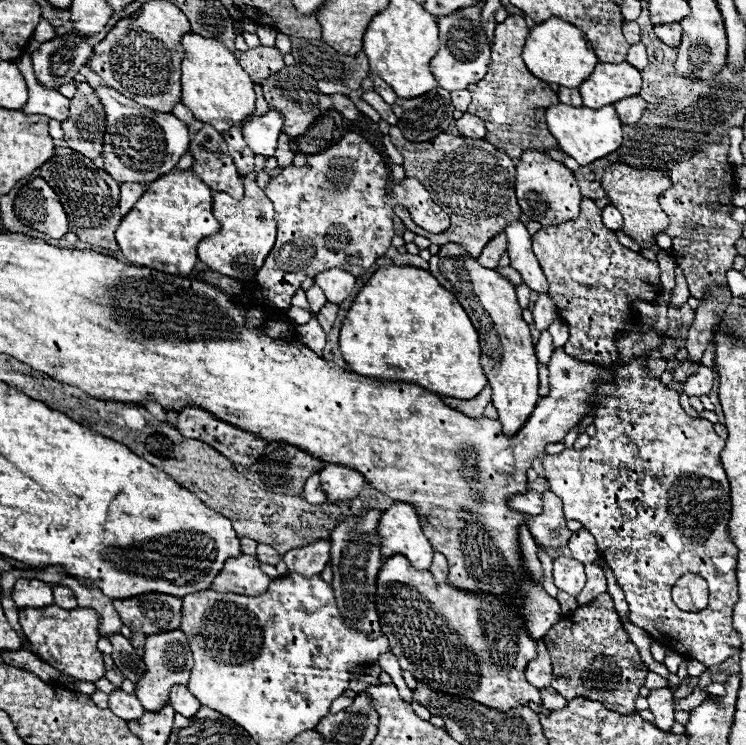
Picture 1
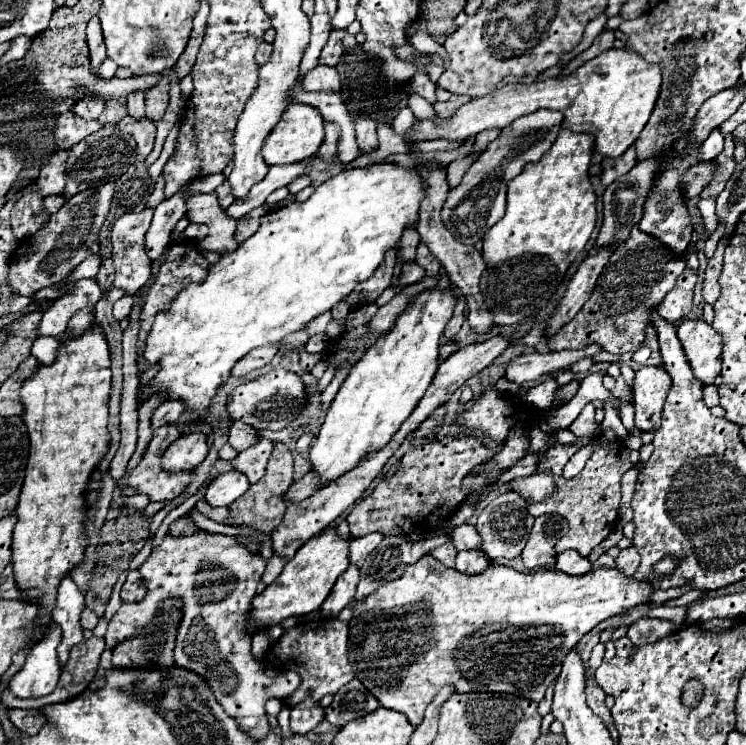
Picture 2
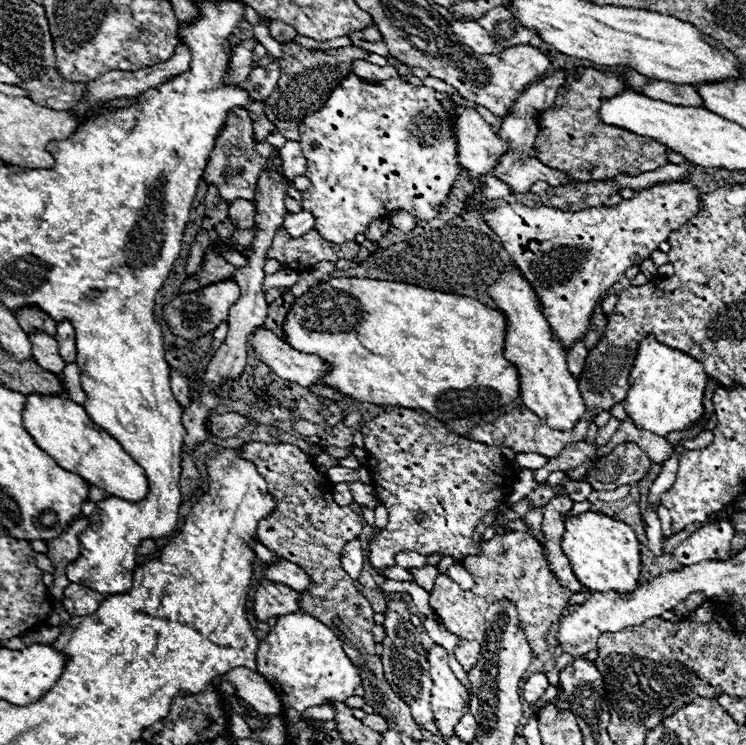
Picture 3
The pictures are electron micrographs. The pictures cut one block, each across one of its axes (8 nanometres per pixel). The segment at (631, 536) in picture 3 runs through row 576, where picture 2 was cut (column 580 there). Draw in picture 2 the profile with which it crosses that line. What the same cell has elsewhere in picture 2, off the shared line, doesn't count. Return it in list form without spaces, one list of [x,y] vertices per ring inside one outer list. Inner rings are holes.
[[[422,556],[416,564],[406,566],[404,576],[396,582],[388,582],[382,584],[378,588],[378,592],[374,592],[372,596],[368,596],[362,602],[354,602],[352,610],[354,616],[350,620],[350,642],[348,642],[348,658],[350,664],[354,668],[356,678],[362,680],[362,684],[376,696],[376,700],[380,702],[380,706],[396,710],[396,712],[404,712],[410,720],[412,726],[418,726],[424,718],[424,710],[426,706],[434,700],[434,696],[444,688],[444,686],[454,686],[454,690],[458,694],[466,694],[466,692],[506,692],[506,694],[516,694],[516,696],[524,696],[528,700],[540,702],[544,698],[546,688],[558,678],[560,674],[560,664],[564,660],[564,656],[578,644],[578,640],[590,632],[596,624],[600,624],[602,620],[616,616],[620,612],[626,612],[632,606],[642,604],[644,600],[648,600],[654,594],[654,588],[650,586],[648,580],[634,580],[624,576],[620,570],[616,568],[600,568],[594,572],[588,572],[584,576],[568,576],[564,572],[548,572],[548,570],[540,570],[540,572],[516,572],[512,568],[506,566],[490,566],[486,572],[478,574],[478,576],[468,576],[458,572],[456,568],[446,568],[442,562],[438,562],[434,556]]]

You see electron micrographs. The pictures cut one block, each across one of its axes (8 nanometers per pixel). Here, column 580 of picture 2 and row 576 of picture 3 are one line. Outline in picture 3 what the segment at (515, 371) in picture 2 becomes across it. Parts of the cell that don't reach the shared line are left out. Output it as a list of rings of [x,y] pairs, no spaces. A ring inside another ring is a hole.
[[[354,538],[352,542],[348,542],[342,550],[342,568],[344,572],[352,578],[352,580],[358,580],[360,576],[360,570],[364,566],[364,550],[362,550],[362,544],[358,538]]]

